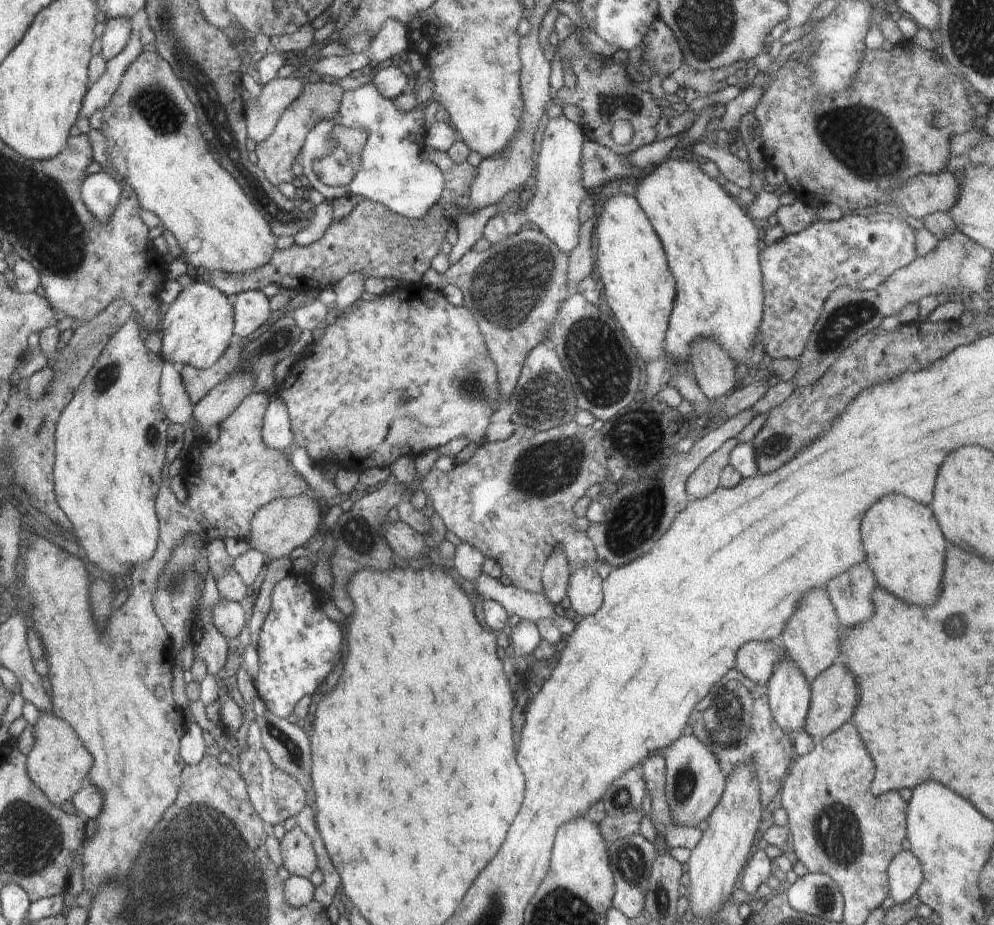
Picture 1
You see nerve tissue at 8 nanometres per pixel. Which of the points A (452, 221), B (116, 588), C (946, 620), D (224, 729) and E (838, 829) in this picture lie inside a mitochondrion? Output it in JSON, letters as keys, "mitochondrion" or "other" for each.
{"A":"other","B":"other","C":"mitochondrion","D":"other","E":"mitochondrion"}

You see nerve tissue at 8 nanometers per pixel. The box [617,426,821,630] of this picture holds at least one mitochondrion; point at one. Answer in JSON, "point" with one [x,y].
{"point":[776,444]}

